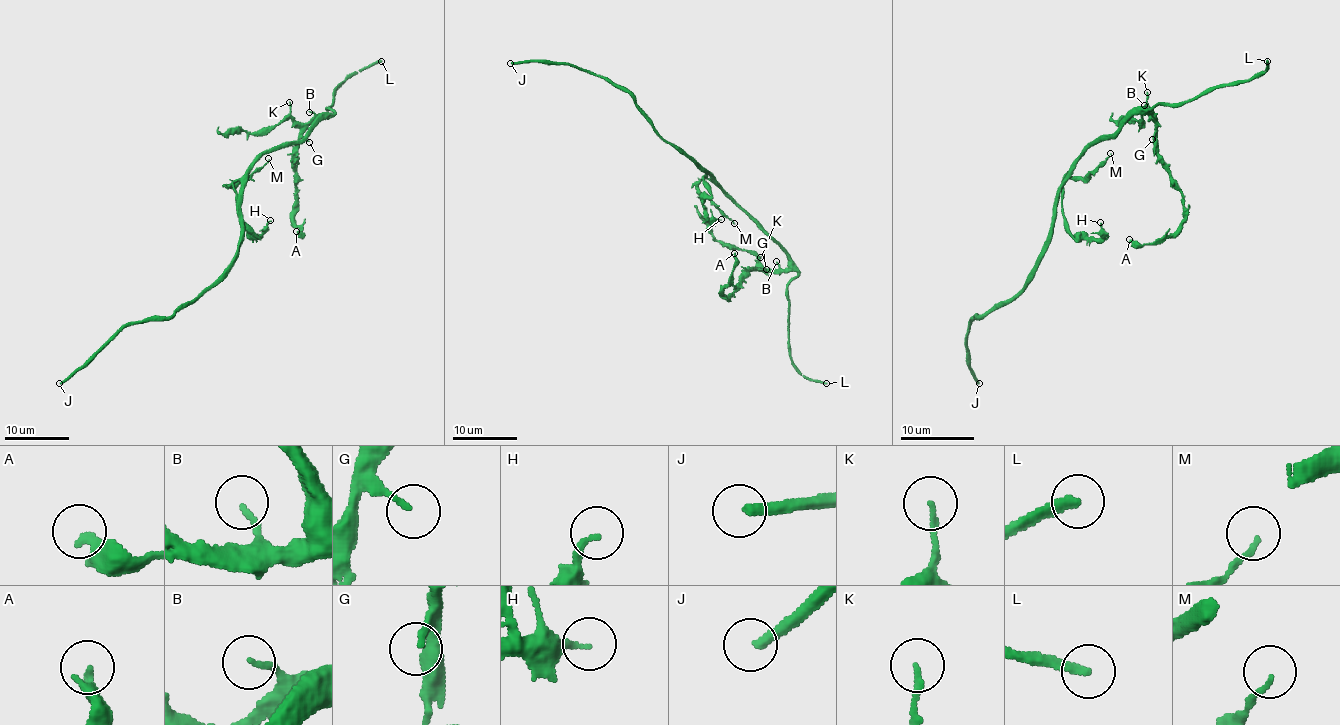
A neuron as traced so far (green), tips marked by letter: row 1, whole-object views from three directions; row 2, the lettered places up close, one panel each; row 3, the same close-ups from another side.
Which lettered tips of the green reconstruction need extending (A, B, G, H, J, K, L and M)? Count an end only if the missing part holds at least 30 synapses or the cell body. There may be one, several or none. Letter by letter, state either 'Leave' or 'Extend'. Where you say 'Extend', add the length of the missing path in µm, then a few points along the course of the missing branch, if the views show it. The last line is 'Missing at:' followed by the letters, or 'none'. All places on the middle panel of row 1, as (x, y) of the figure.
A: Leave
B: Leave
G: Leave
H: Leave
J: Leave
K: Leave
L: Extend. Missing length about 90 µm
M: Leave
Missing at: L

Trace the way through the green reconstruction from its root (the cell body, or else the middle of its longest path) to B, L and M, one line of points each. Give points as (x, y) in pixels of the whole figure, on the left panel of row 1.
B: (244, 190), (250, 165), (265, 153), (295, 144), (322, 116), (309, 112)
L: (244, 190), (250, 165), (265, 153), (295, 144), (334, 113), (326, 109), (343, 83), (381, 61)
M: (244, 190), (237, 192), (233, 185), (229, 186), (256, 172), (268, 158)

